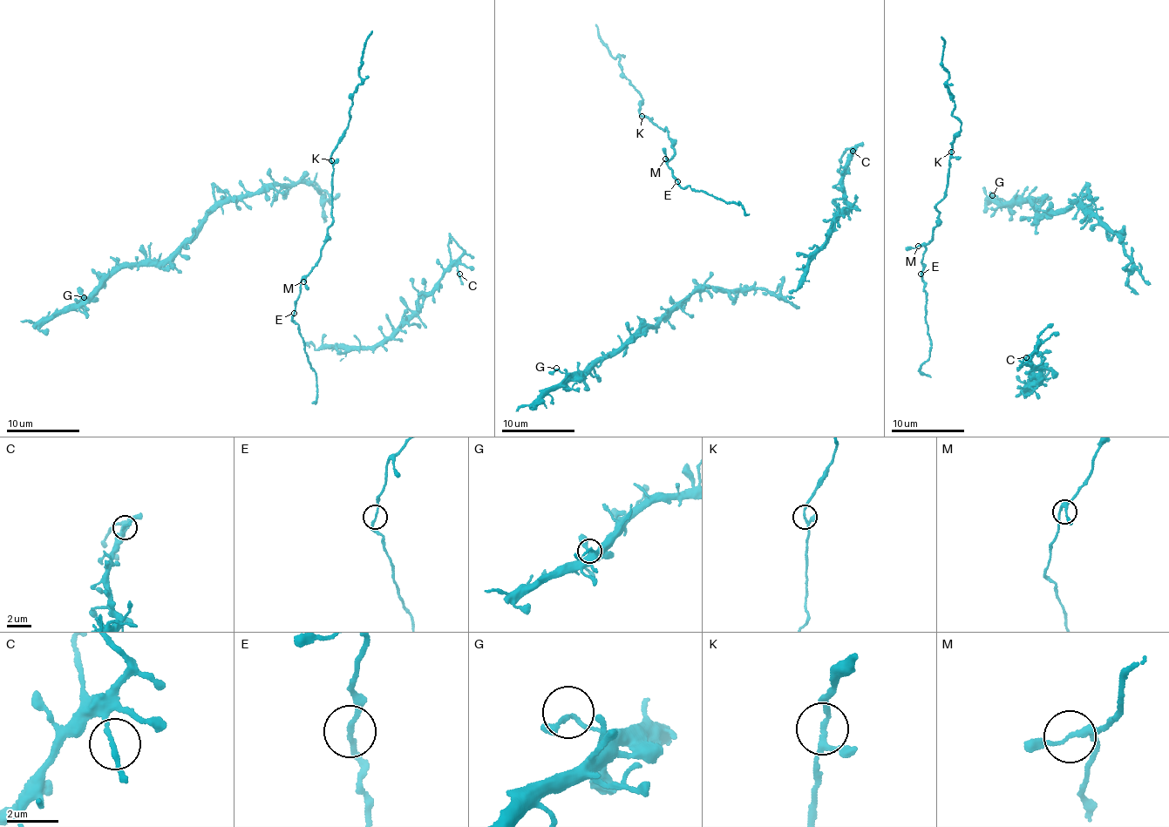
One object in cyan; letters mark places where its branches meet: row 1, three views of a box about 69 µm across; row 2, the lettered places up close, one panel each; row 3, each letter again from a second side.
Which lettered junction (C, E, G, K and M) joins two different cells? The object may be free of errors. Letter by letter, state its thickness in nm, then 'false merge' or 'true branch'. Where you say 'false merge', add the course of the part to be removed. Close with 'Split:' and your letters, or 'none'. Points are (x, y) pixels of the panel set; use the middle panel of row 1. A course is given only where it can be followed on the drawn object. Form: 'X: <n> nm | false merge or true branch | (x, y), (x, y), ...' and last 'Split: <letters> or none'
C: 160 nm | true branch
E: 170 nm | true branch
G: 150 nm | true branch
K: 150 nm | true branch
M: 200 nm | true branch
Split: none

